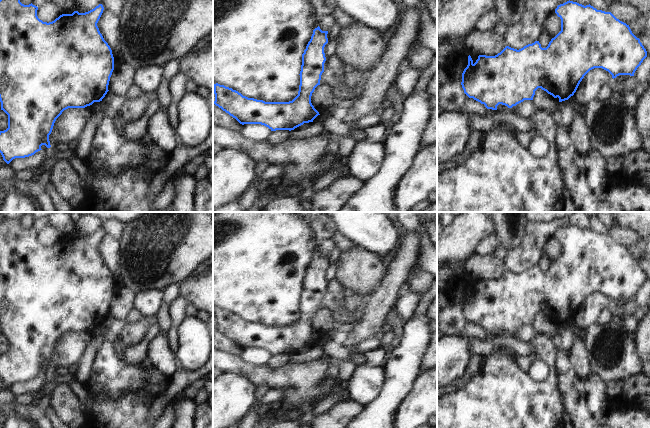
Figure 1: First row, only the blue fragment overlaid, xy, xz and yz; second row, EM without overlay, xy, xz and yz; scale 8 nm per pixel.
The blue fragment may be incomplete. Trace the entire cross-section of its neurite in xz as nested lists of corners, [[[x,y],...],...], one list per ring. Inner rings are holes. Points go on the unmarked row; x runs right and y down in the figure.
[[[318,250],[313,254],[310,265],[302,278],[302,289],[300,295],[300,309],[298,319],[289,326],[265,326],[254,322],[243,320],[236,314],[214,308],[215,325],[214,328],[235,342],[240,348],[261,348],[271,355],[294,354],[304,347],[313,346],[320,339],[311,327],[311,320],[315,312],[320,309],[321,299],[324,296],[326,285],[324,271],[328,267],[328,255],[322,255]]]

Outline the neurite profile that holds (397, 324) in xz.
[[[394,305],[392,306],[391,310],[387,314],[386,324],[390,325],[392,332],[395,332],[397,334],[402,332],[402,330],[403,330],[405,321],[402,320],[398,316],[398,314],[397,314],[395,308],[394,308]]]

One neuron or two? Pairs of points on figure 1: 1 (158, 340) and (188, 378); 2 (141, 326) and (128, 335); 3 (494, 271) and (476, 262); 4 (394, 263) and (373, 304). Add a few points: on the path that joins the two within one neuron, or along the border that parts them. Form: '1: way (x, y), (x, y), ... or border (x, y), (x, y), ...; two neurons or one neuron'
1: border (179, 368), (169, 378); two neurons
2: way (138, 329), (131, 334); one neuron
3: way (490, 268), (480, 266); one neuron
4: way (394, 273), (394, 278), (383, 294); one neuron

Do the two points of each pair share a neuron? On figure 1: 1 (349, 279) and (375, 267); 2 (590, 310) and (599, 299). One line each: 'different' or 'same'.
1: same
2: same

